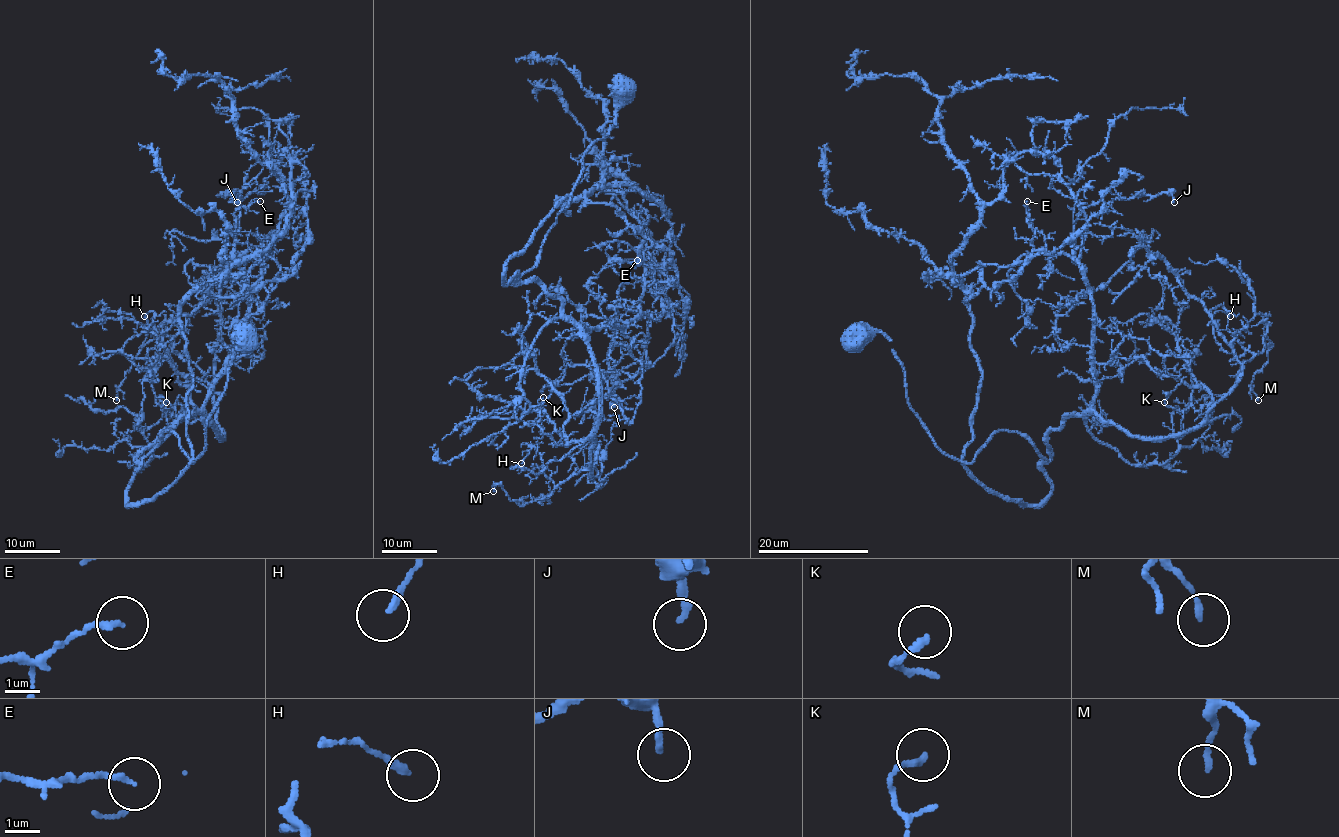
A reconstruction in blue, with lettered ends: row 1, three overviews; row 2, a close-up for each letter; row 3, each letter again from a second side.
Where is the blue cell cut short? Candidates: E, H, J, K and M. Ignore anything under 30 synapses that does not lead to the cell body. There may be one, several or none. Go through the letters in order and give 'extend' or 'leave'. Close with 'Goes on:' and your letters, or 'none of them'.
E: leave
H: leave
J: leave
K: leave
M: leave
Goes on: none of them

